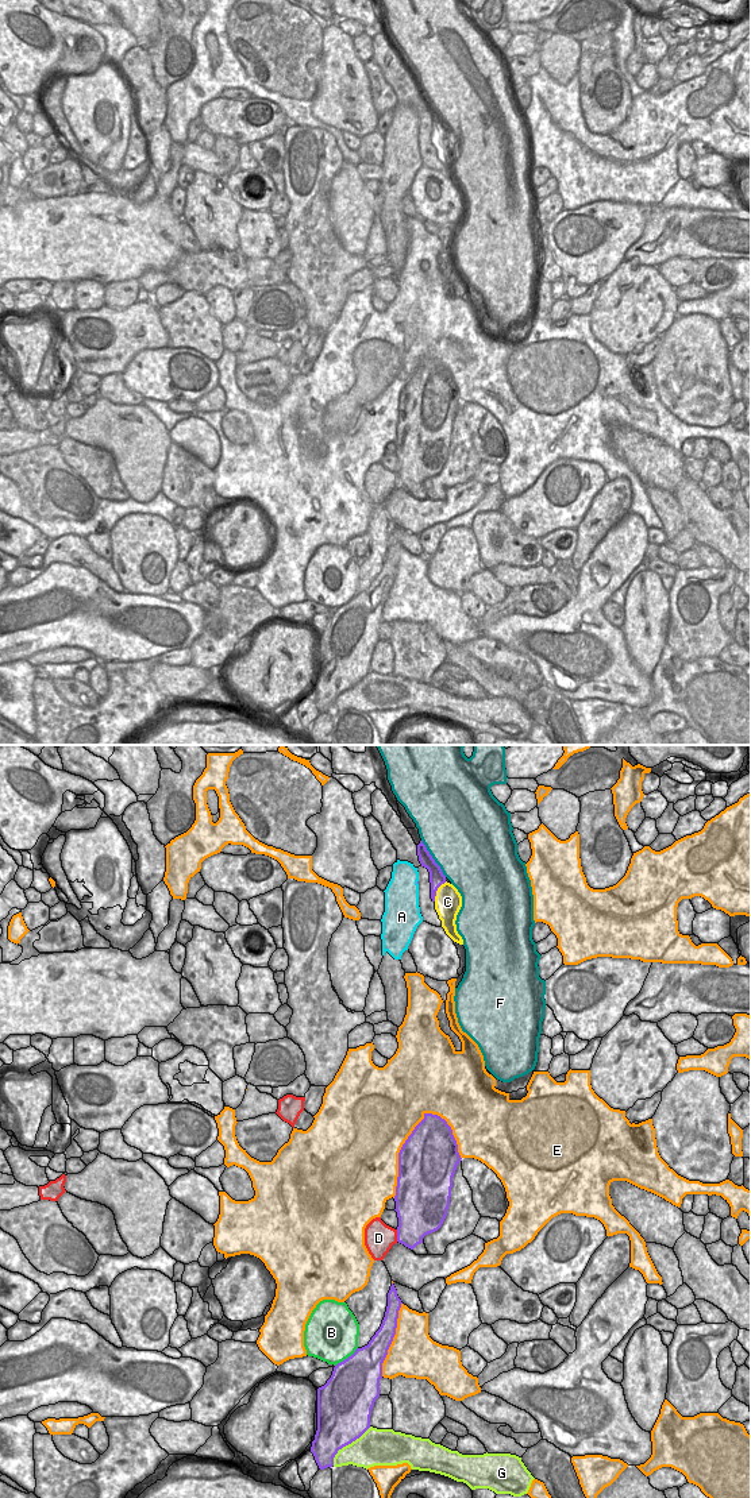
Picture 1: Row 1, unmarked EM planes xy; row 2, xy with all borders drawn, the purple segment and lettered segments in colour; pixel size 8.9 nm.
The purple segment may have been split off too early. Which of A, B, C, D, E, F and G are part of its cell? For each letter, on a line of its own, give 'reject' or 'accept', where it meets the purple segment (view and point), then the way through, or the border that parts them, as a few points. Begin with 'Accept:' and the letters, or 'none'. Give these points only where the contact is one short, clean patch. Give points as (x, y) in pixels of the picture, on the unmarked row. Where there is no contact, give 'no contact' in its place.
Accept: A
A: accept | no contact
B: reject | xy (347, 602)
C: reject | xy (436, 134)
D: reject | xy (397, 479) | along xy (396, 474), (397, 485)
E: reject | xy (401, 393)
F: reject | xy (432, 103) | along xy (422, 84), (446, 120)
G: reject | xy (347, 688)

